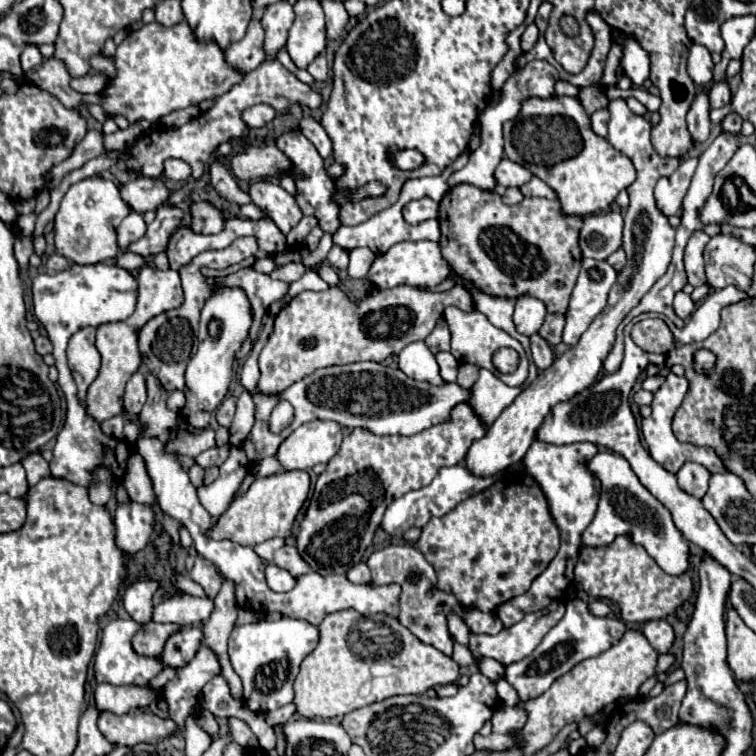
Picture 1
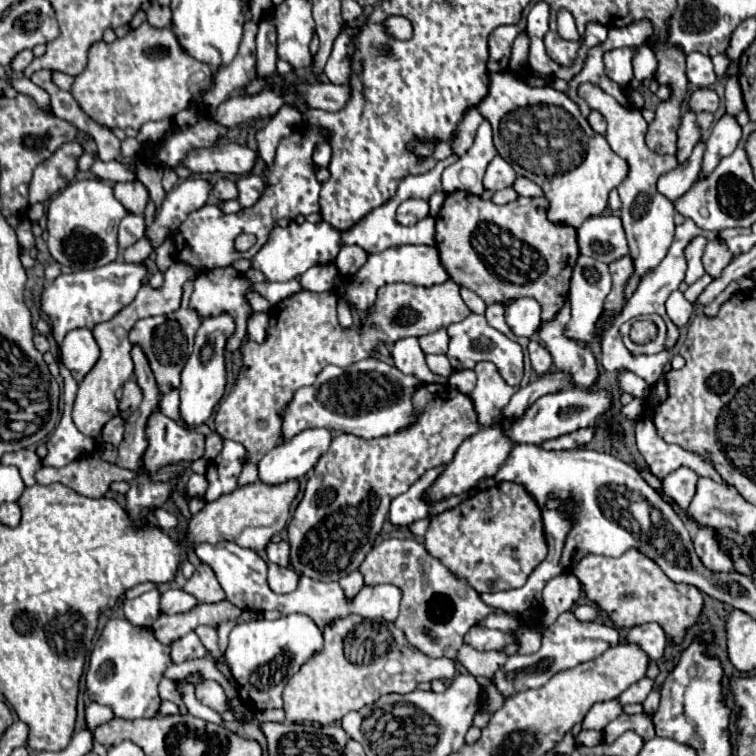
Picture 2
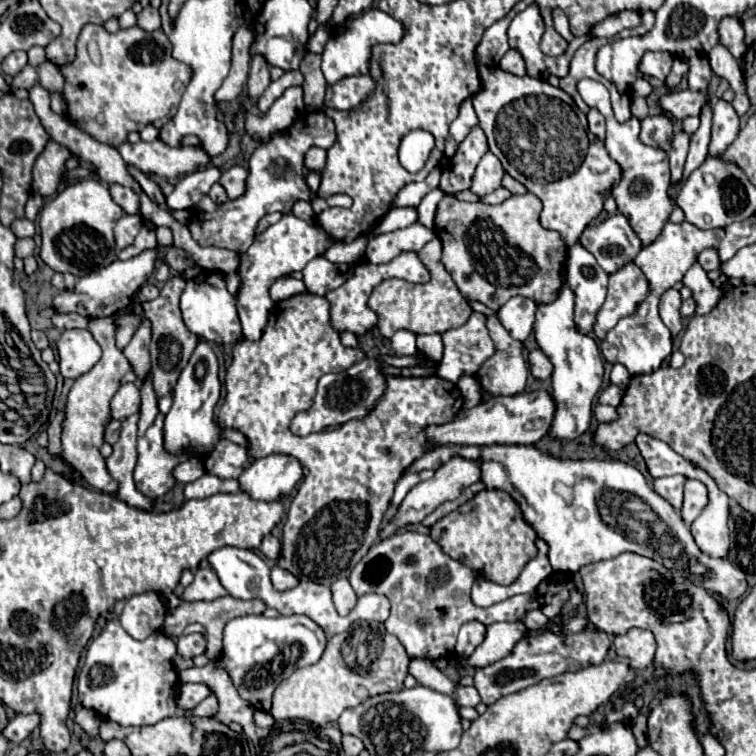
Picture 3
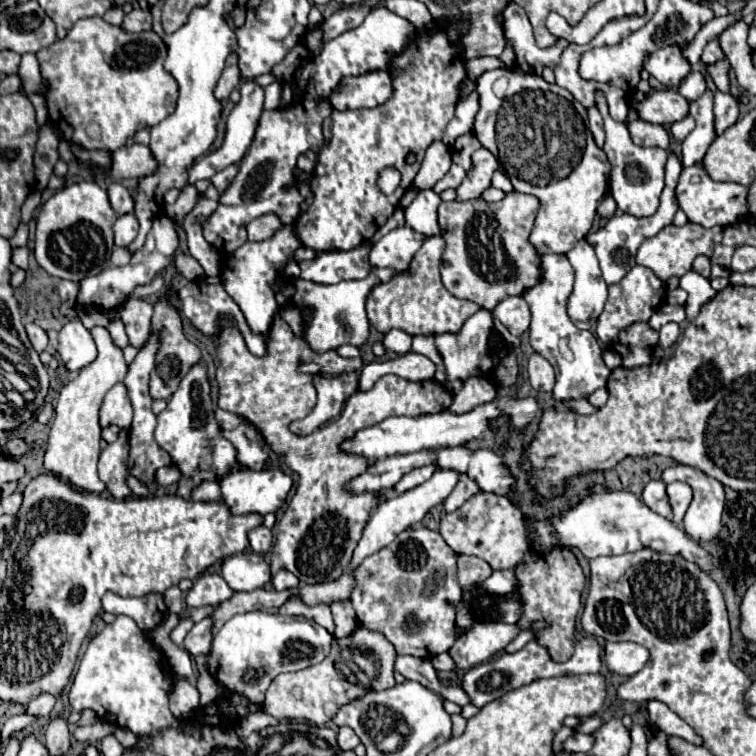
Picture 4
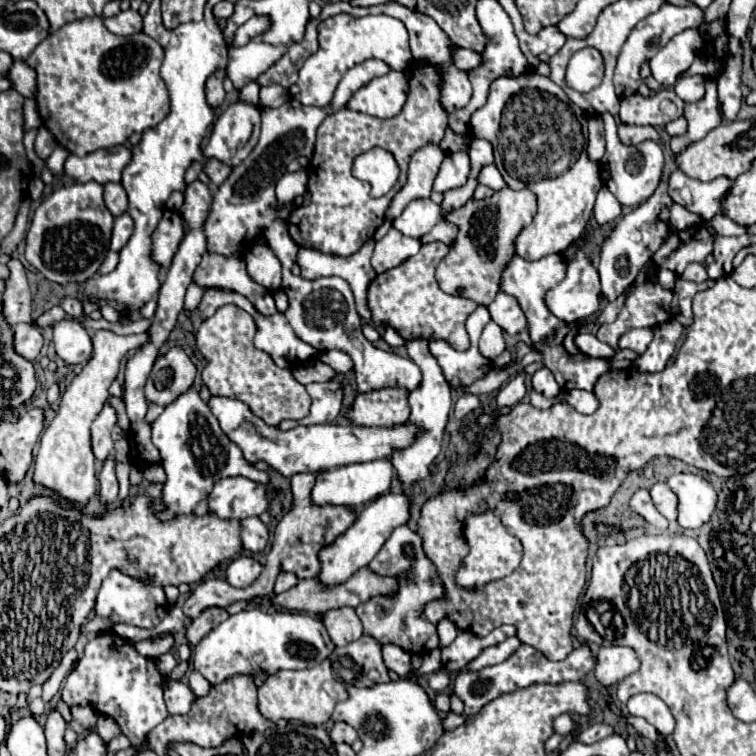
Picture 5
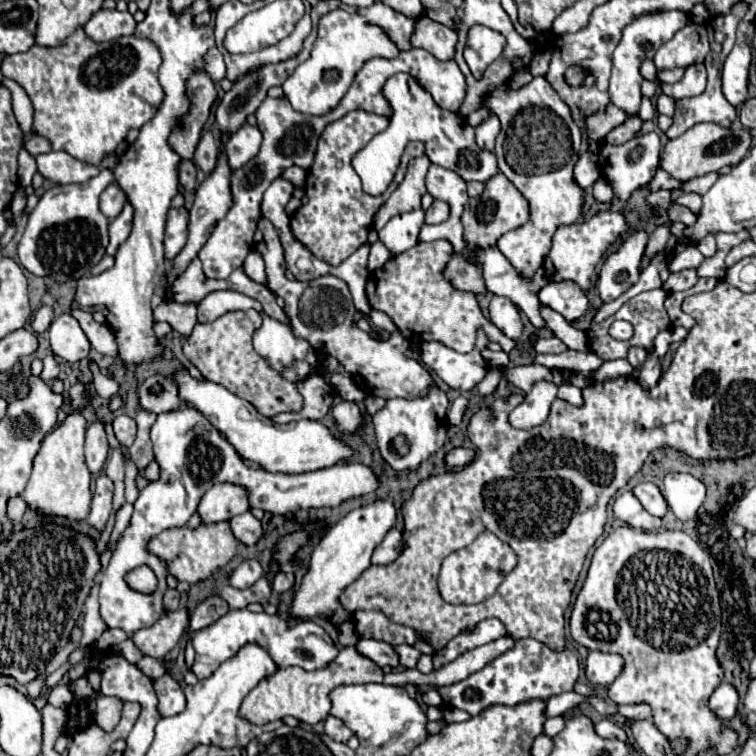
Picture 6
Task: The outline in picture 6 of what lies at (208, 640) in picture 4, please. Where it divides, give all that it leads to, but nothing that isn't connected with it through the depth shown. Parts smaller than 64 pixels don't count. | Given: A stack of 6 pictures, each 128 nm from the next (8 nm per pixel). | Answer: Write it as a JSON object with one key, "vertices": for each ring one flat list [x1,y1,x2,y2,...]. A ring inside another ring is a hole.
{"vertices":[[218,596,206,598,190,614,190,634,196,634,200,628,206,628,208,624,214,624,226,612,228,612,228,604,222,598]]}

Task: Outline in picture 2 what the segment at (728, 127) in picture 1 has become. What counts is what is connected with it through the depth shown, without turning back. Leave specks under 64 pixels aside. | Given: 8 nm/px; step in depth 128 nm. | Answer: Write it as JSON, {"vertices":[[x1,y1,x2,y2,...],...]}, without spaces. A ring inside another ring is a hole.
{"vertices":[[730,76,726,82,726,112,730,116,738,116,744,110,744,102,742,102,742,92,740,92,740,84,736,76]]}

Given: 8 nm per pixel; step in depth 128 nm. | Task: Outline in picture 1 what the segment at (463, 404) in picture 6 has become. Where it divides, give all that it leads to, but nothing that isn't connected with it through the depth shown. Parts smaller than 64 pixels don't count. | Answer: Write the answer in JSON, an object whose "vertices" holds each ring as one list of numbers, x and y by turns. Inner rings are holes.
{"vertices":[[460,364,460,372,458,372,458,384,462,388,472,388,474,382,478,380,478,372,480,368,476,364]]}

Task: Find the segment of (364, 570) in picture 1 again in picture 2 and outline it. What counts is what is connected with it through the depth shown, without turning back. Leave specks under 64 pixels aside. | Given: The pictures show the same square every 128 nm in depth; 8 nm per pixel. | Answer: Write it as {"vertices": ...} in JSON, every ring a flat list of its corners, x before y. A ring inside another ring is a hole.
{"vertices":[[356,570,356,572,348,574,348,576,344,576,344,578,340,580,340,586,342,586,342,590,346,592,346,596,352,598,352,596,356,596,356,594,360,592,360,588,364,586,364,576,360,576,360,572]]}

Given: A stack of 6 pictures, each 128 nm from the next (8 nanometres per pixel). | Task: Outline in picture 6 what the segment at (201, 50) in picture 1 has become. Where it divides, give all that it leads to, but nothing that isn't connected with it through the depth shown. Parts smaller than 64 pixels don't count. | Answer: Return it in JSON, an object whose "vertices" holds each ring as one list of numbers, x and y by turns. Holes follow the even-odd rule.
{"vertices":[[80,26,58,46,48,48,36,44,24,54,6,56,2,74,16,80,28,92,34,104,34,132,46,136,52,142,52,150,64,150,82,162,100,164,100,160,114,152,132,128,142,128,156,116,156,108,160,108,160,100,164,100,164,90,156,78,160,64,160,50,150,40,122,36,108,42,94,42,84,36,84,28]]}

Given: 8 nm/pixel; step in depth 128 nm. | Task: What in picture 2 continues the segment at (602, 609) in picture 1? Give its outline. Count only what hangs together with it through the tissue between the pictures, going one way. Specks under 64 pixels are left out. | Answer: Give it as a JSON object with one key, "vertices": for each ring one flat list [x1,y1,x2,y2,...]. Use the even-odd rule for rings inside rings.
{"vertices":[[582,605,577,606,573,612,580,621,594,621,599,610,595,605]]}

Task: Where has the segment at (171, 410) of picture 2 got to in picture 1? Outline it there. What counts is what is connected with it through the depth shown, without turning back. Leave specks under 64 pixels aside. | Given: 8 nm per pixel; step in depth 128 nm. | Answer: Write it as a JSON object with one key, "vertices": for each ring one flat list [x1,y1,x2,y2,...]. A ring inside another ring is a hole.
{"vertices":[[174,390,170,396,168,396,168,408,174,410,174,412,180,412,186,404,186,396,182,390]]}

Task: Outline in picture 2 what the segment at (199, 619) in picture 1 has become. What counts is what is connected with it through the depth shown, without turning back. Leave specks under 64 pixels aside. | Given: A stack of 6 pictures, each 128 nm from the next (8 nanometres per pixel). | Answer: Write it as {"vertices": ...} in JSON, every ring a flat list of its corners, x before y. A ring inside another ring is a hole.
{"vertices":[[168,588,162,594,160,610,164,614,182,614,182,612,190,612,196,604,198,604,198,600,192,594,184,592,180,588]]}

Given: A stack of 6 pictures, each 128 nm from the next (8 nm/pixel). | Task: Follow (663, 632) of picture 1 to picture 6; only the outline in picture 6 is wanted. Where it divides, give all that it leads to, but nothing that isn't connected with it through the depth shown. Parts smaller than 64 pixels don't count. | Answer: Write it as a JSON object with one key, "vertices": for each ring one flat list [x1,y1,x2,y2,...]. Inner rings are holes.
{"vertices":[[590,652,586,660,586,678,594,686,608,686,624,670,624,658,620,654]]}

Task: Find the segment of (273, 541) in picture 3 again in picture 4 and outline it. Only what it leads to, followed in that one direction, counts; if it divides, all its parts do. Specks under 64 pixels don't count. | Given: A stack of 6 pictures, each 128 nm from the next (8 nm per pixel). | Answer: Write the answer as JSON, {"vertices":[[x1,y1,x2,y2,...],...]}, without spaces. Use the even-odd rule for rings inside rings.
{"vertices":[[258,526,248,534,248,540,250,540,250,546,256,554,264,554,272,546,272,532,266,526]]}

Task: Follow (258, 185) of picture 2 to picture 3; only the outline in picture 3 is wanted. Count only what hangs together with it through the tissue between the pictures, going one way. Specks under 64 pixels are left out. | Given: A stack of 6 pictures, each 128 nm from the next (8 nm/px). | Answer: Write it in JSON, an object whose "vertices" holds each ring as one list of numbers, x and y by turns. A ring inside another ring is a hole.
{"vertices":[[232,166,230,170,226,170,220,178,220,184,226,188,226,194,230,200,236,200,244,194,244,184,248,178,248,170,242,166]]}

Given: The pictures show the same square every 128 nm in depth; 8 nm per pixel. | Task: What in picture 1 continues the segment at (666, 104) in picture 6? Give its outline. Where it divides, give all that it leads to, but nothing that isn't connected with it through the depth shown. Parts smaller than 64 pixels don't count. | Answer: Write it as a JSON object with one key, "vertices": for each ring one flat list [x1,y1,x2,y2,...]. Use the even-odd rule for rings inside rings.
{"vertices":[[726,80,710,86,710,106,712,108,722,108,730,100,732,100,732,94,730,94,730,84]]}

